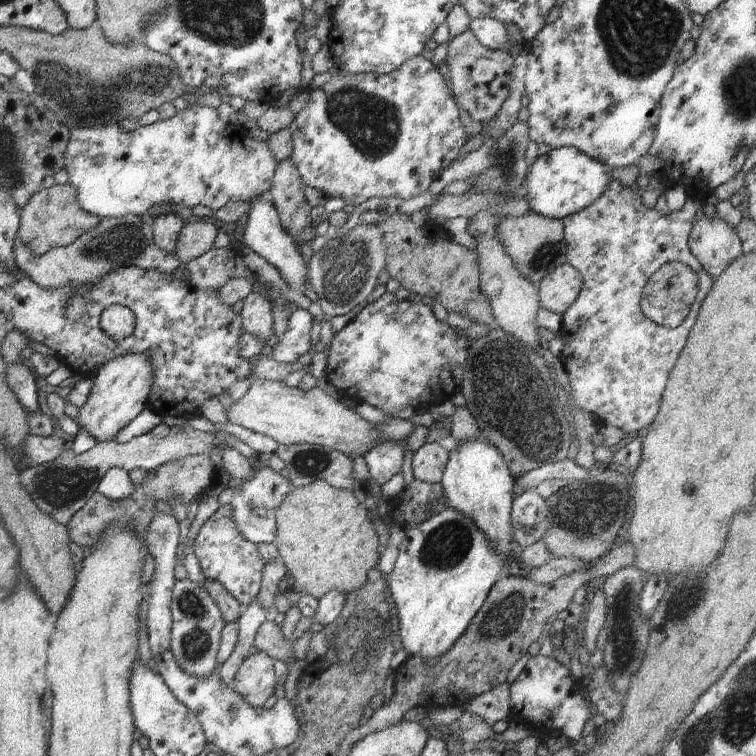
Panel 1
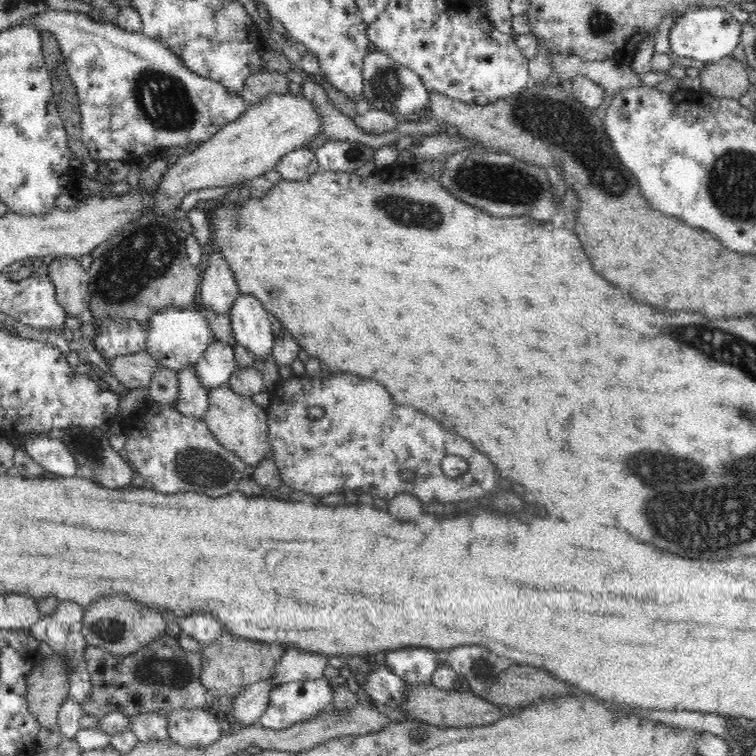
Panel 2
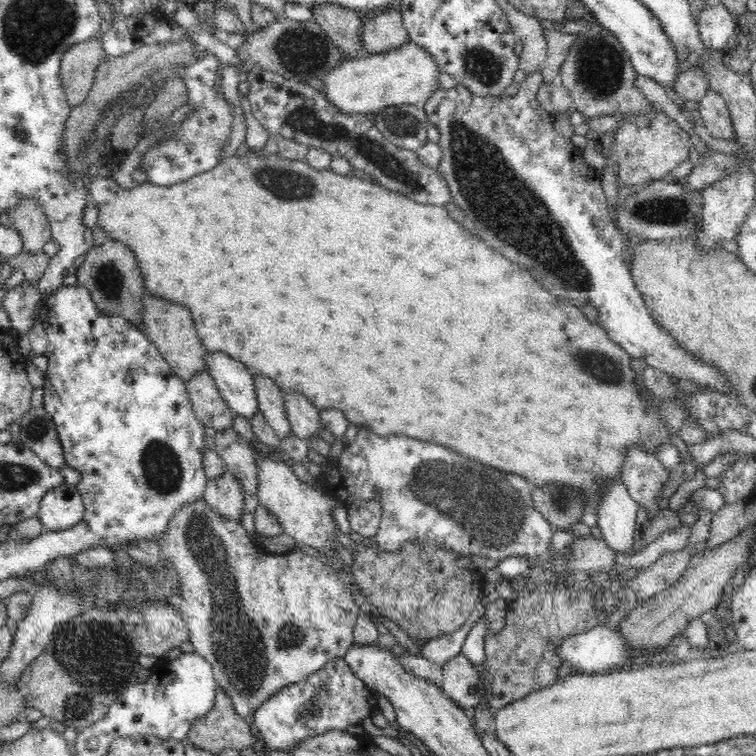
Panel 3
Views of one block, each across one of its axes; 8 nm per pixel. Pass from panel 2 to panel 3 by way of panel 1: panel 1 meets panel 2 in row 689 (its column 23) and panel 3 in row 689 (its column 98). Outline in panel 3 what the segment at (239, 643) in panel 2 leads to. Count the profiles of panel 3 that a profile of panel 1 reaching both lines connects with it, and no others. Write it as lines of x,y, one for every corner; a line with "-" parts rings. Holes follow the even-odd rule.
216,688
214,708
198,718
190,729
186,742
213,755
226,748
252,748
255,742
252,723
236,714
232,699
221,688

